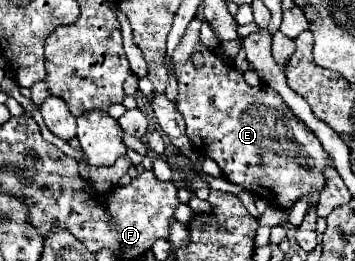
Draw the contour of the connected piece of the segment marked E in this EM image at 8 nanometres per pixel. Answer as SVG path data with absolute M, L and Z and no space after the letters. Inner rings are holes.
M194 16L186 28L182 44L172 56L178 78L176 108L186 120L190 142L202 156L212 158L232 184L268 198L268 204L288 208L300 196L310 194L310 206L316 206L318 192L324 188L322 170L328 158L320 140L290 112L276 90L264 84L246 84L244 74L236 66L208 50L200 42L200 26L202 18ZM196 50L206 56L204 68L194 68L190 62L190 54Z

